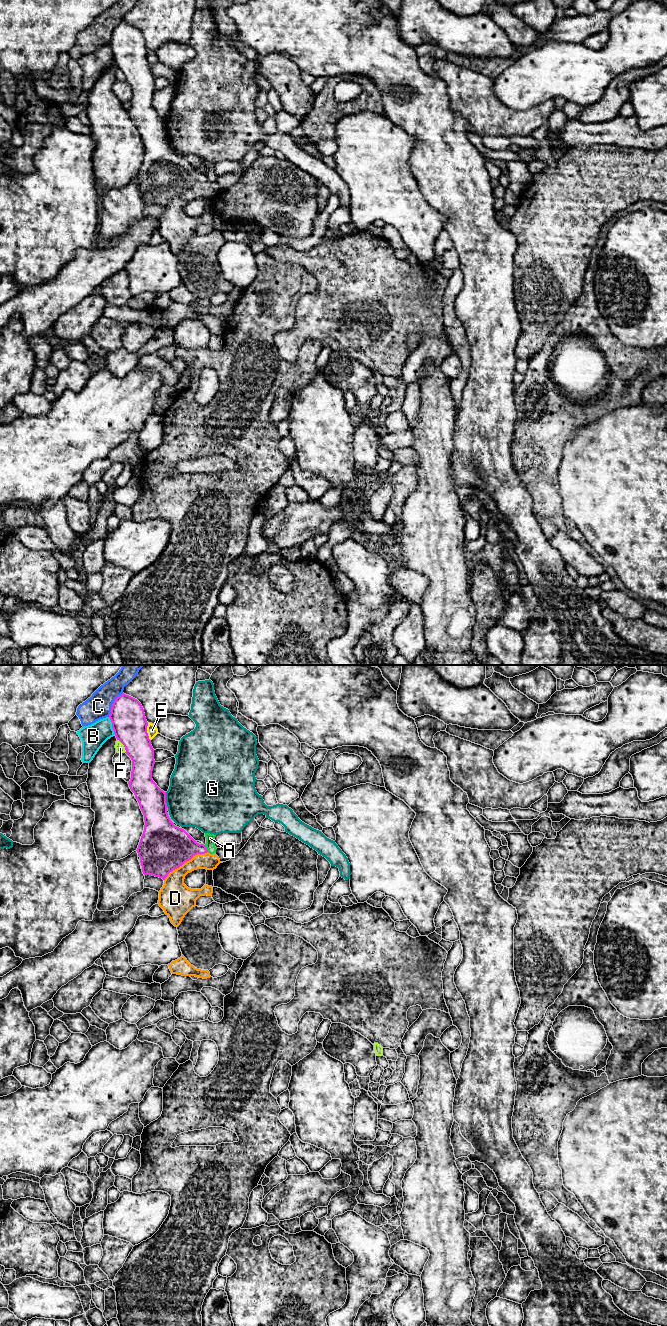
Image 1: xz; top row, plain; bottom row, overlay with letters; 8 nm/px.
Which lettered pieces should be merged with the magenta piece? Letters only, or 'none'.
none

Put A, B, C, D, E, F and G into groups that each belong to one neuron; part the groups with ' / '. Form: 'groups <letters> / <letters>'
groups A / B / C / D / E / F / G

